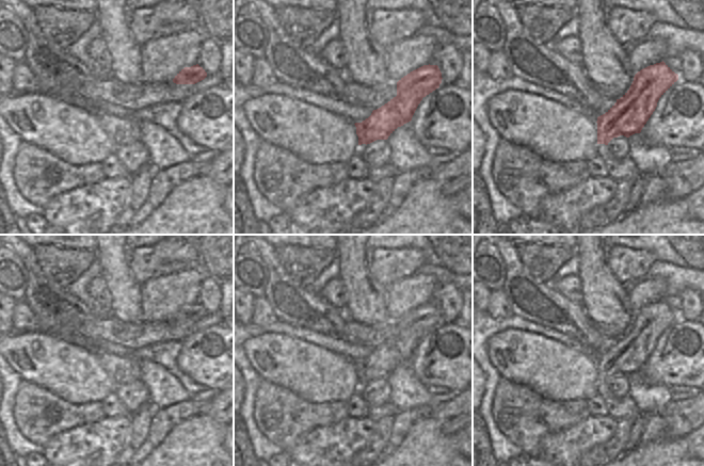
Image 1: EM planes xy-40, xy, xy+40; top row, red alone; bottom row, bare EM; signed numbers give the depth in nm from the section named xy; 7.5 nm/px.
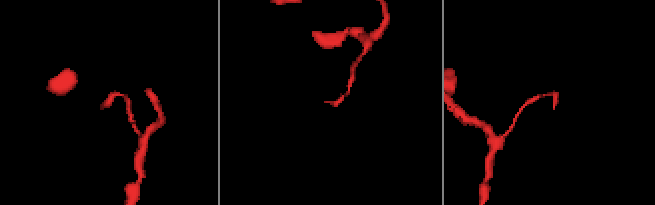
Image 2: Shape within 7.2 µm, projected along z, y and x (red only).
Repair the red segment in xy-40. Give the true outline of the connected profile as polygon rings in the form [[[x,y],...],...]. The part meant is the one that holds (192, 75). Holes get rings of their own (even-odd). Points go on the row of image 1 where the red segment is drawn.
[[[198,64],[185,67],[173,79],[176,84],[195,84],[207,77],[207,73]]]

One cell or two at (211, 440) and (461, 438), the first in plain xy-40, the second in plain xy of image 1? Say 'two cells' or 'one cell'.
two cells

